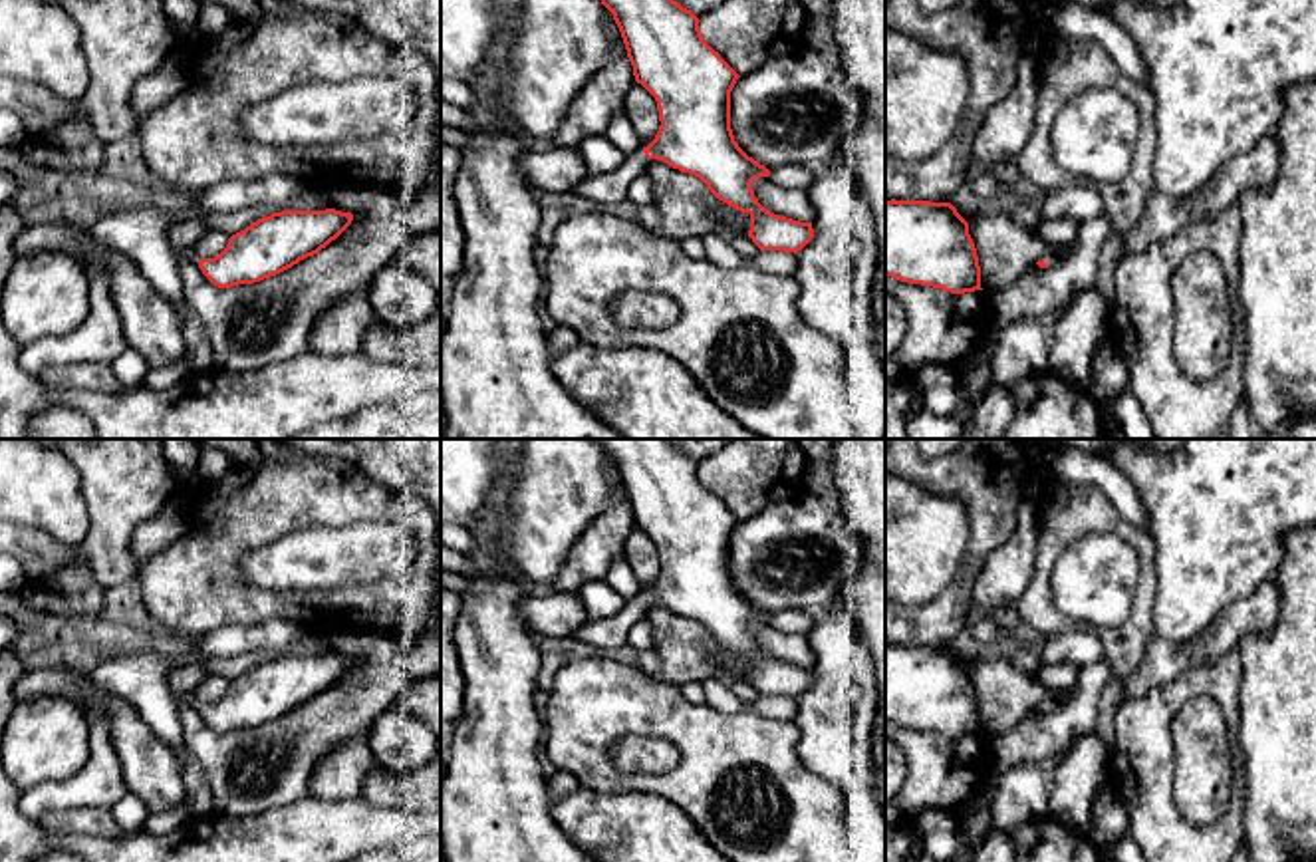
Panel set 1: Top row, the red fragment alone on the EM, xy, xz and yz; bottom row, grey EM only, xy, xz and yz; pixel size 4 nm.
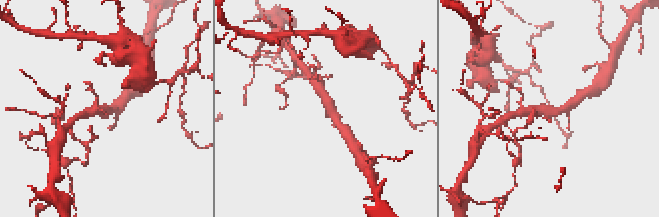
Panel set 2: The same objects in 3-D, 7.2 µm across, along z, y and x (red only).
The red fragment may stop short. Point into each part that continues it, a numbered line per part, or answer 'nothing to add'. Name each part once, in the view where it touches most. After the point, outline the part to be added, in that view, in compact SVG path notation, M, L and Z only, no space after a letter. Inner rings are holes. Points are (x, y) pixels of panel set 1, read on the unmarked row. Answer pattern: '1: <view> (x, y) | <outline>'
1: xz (612, 632) | M643 596L625 600L625 606L603 620L590 620L572 636L601 649L617 649L629 642L629 630L645 618L647 602Z

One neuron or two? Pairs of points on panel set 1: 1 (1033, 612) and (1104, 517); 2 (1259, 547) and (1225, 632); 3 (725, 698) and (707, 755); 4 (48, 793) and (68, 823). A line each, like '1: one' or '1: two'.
1: one
2: two
3: two
4: two

